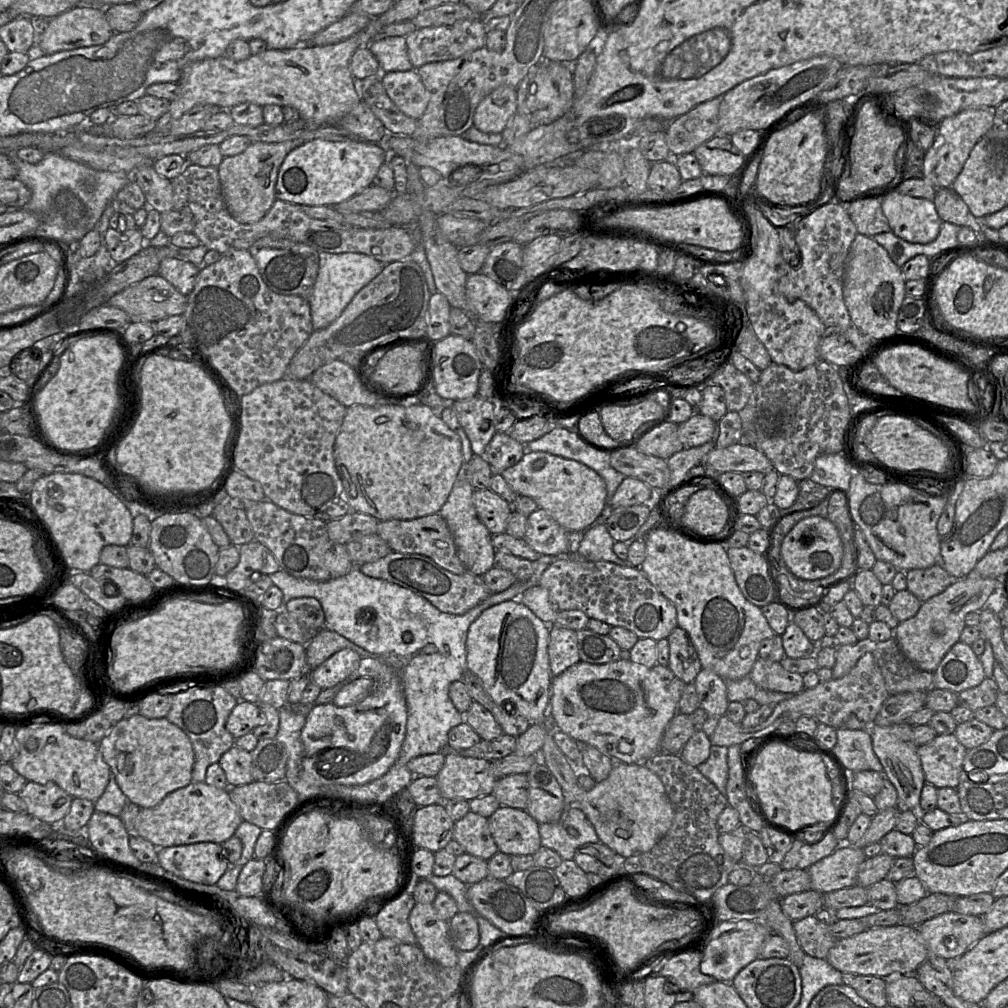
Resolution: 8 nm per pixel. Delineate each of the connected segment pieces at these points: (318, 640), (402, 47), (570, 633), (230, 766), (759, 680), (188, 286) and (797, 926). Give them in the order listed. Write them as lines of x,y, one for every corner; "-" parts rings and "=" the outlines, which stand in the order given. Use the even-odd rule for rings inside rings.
323,628
305,645
306,663
315,669
334,653
345,648
356,651
361,657
372,655
335,631
=
390,36
372,41
368,47
378,60
382,72
414,68
408,57
405,36
=
550,624
548,655
553,677
578,663
580,657
576,631
=
237,746
231,747
219,760
229,787
246,785
254,781
251,753
=
760,657
749,677
757,686
769,691
798,694
804,689
803,675
785,670
779,662
=
175,257
164,258
158,274
171,283
180,293
188,296
193,290
200,268
191,262
=
815,916
794,921
793,928
804,953
814,958
826,959
830,949
840,940
832,935
828,924

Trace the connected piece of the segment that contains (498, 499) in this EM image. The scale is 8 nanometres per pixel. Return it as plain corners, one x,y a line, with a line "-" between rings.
475,489
473,503
480,521
492,535
505,533
512,505
491,489

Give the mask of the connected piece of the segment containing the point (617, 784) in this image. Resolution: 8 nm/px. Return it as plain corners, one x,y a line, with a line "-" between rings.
553,732
547,734
542,746
544,763
559,783
564,797
565,806
577,807
584,812
593,825
600,842
621,858
641,854
650,851
669,831
674,819
674,811
666,793
665,787
660,778
646,768
643,763
625,764
614,762
609,776
596,783
593,789
585,791
578,783
578,773
583,771
577,769
562,753
553,739

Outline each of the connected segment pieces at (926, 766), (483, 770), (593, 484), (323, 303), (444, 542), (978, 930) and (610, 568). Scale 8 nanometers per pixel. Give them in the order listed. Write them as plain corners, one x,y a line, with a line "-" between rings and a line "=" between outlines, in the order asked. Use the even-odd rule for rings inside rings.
954,733
937,735
932,741
919,746
917,752
922,764
925,782
938,789
956,788
959,784
959,777
963,770
963,762
967,751
=
447,753
442,769
436,776
442,800
470,801
492,794
498,780
491,761
=
526,450
522,459
515,465
501,472
505,481
518,496
529,496
538,505
553,517
562,527
574,536
581,535
589,527
593,526
600,517
605,514
607,505
607,488
604,479
592,468
576,460
567,459
544,451
-
538,459
545,459
543,468
536,470
533,464
=
319,252
318,274
312,293
308,298
313,329
323,329
336,320
354,296
383,268
384,264
364,254
=
439,513
411,520
394,519
380,521
376,534
387,542
392,551
425,555
442,568
454,574
466,572
464,565
457,555
453,535
446,521
=
956,912
943,913
939,916
922,922
918,926
912,927
917,927
917,930
919,931
923,941
929,950
929,953
931,955
940,956
944,959
958,958
959,956
963,955
969,948
971,948
984,935
984,925
981,916
965,915
=
571,551
547,567
539,585
548,590
556,610
581,610
589,618
624,627
639,638
667,639
678,626
675,605
655,588
639,567
589,561

